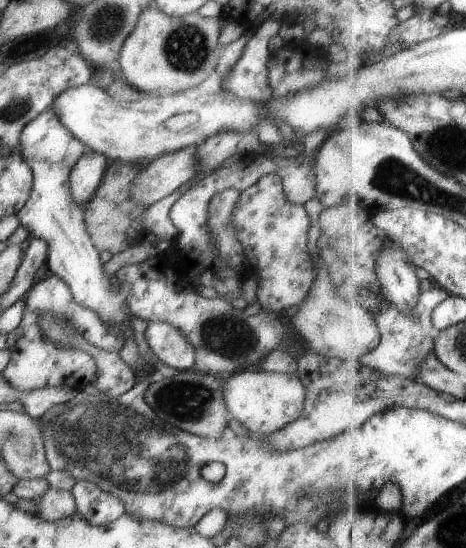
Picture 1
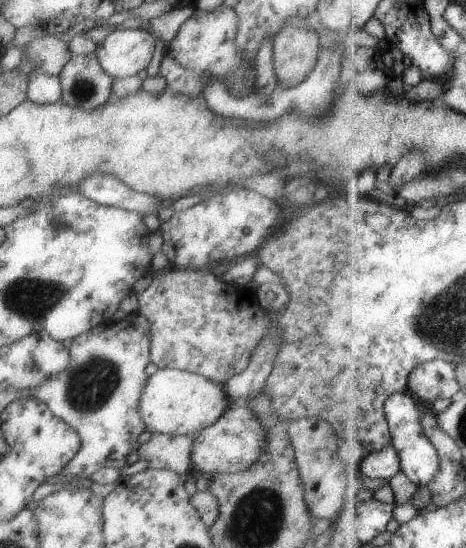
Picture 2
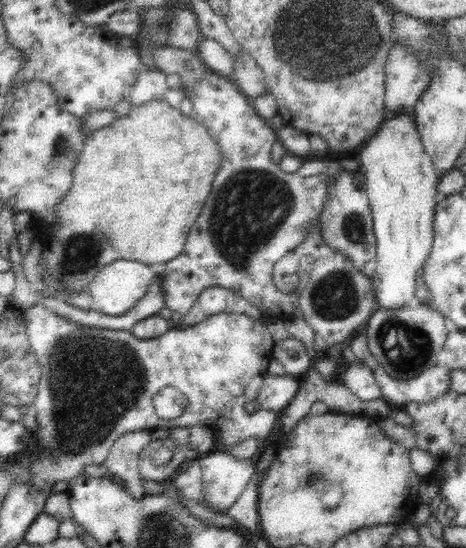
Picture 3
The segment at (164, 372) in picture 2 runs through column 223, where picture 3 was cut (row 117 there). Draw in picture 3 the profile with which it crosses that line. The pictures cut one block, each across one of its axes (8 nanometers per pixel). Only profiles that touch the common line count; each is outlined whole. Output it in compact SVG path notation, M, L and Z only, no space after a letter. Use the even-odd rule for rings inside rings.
M405 113L386 118L379 130L362 144L360 164L365 174L367 197L373 216L376 270L369 277L375 290L376 306L382 310L400 310L416 302L416 282L423 274L432 252L434 208L437 202L435 197L438 195L439 178L433 167L433 161L423 151L418 131L414 127L413 114Z

